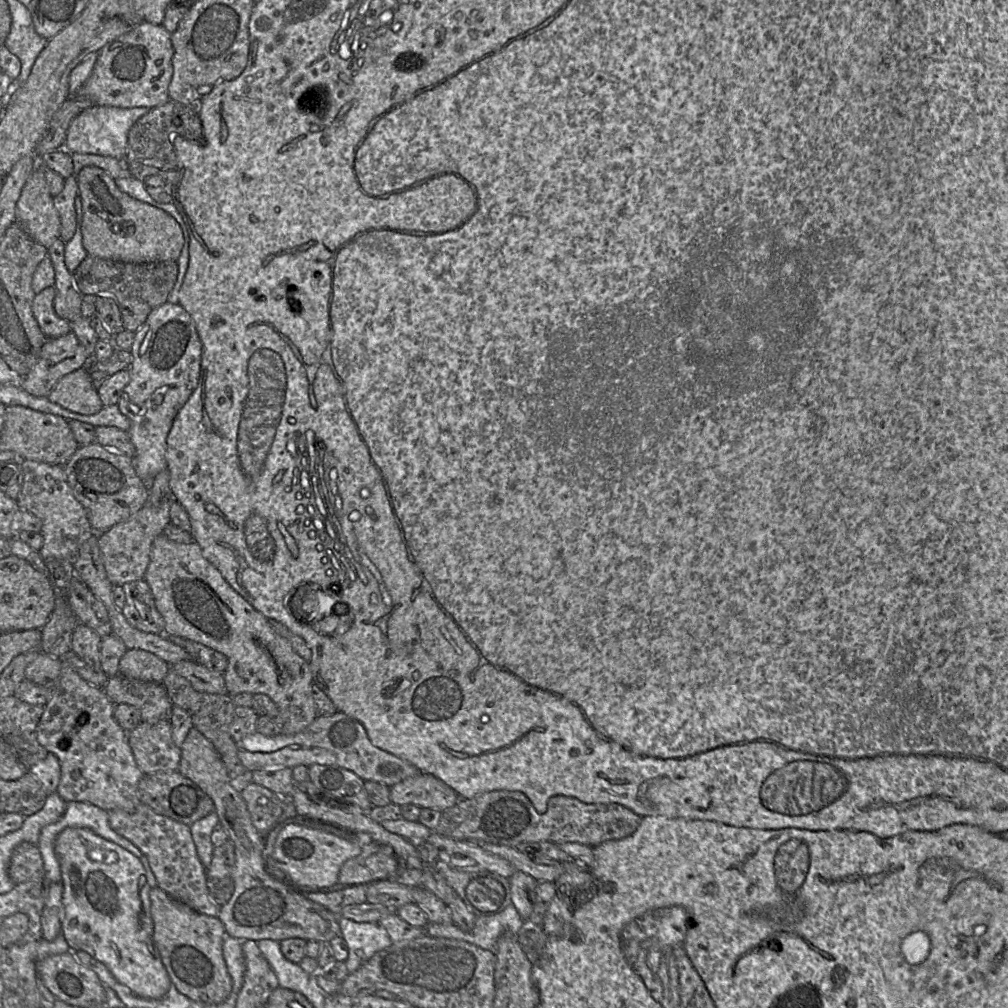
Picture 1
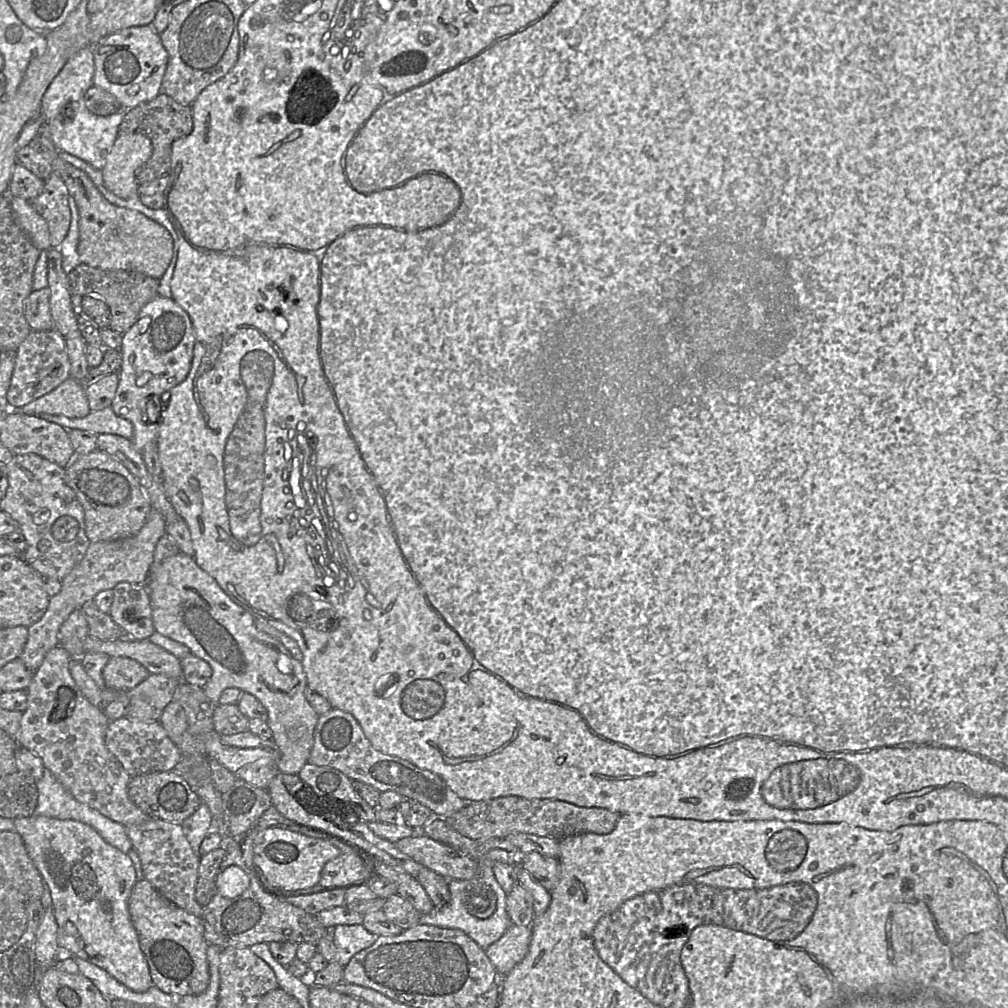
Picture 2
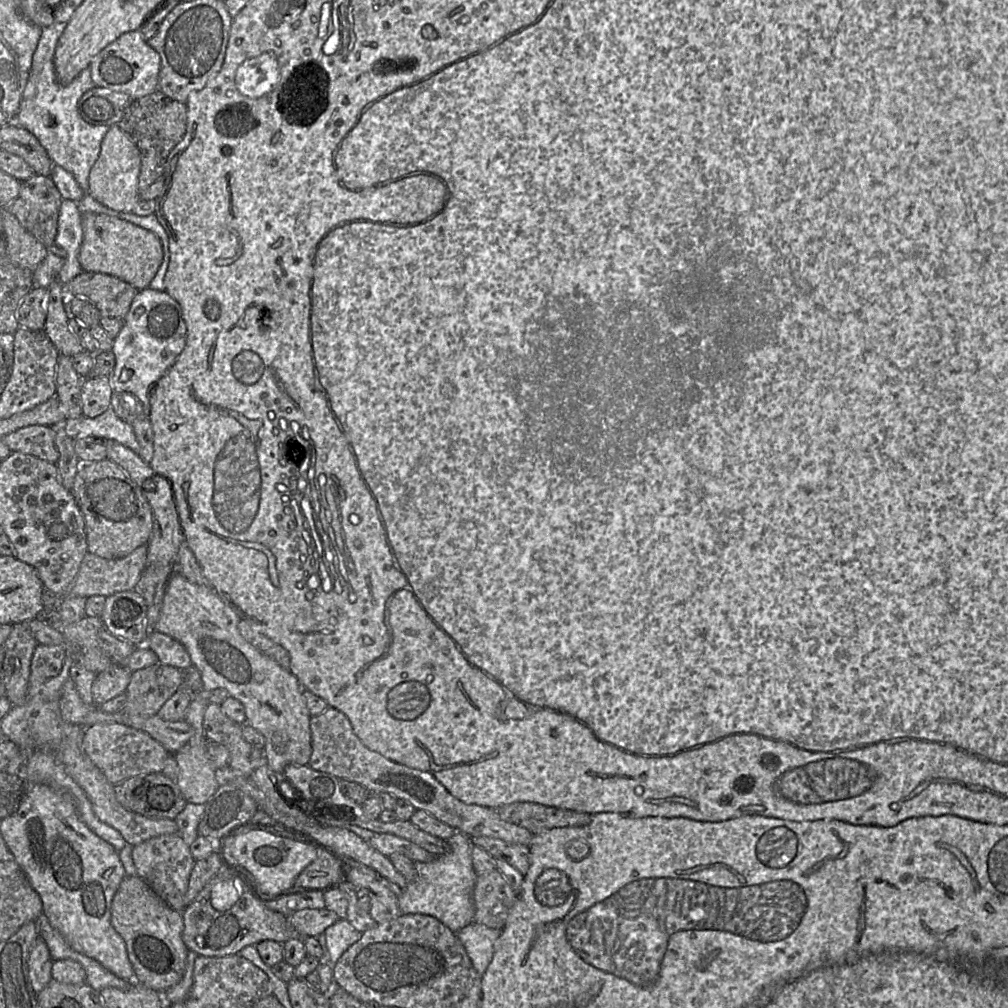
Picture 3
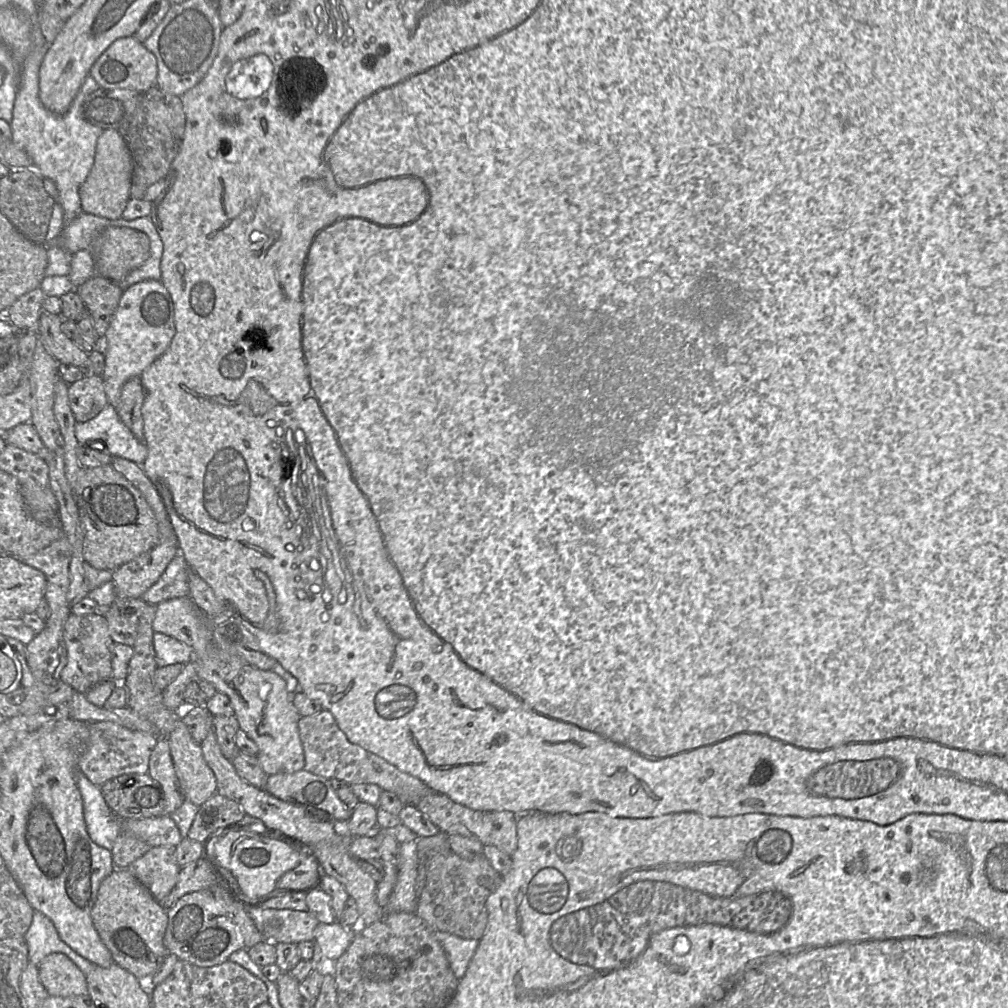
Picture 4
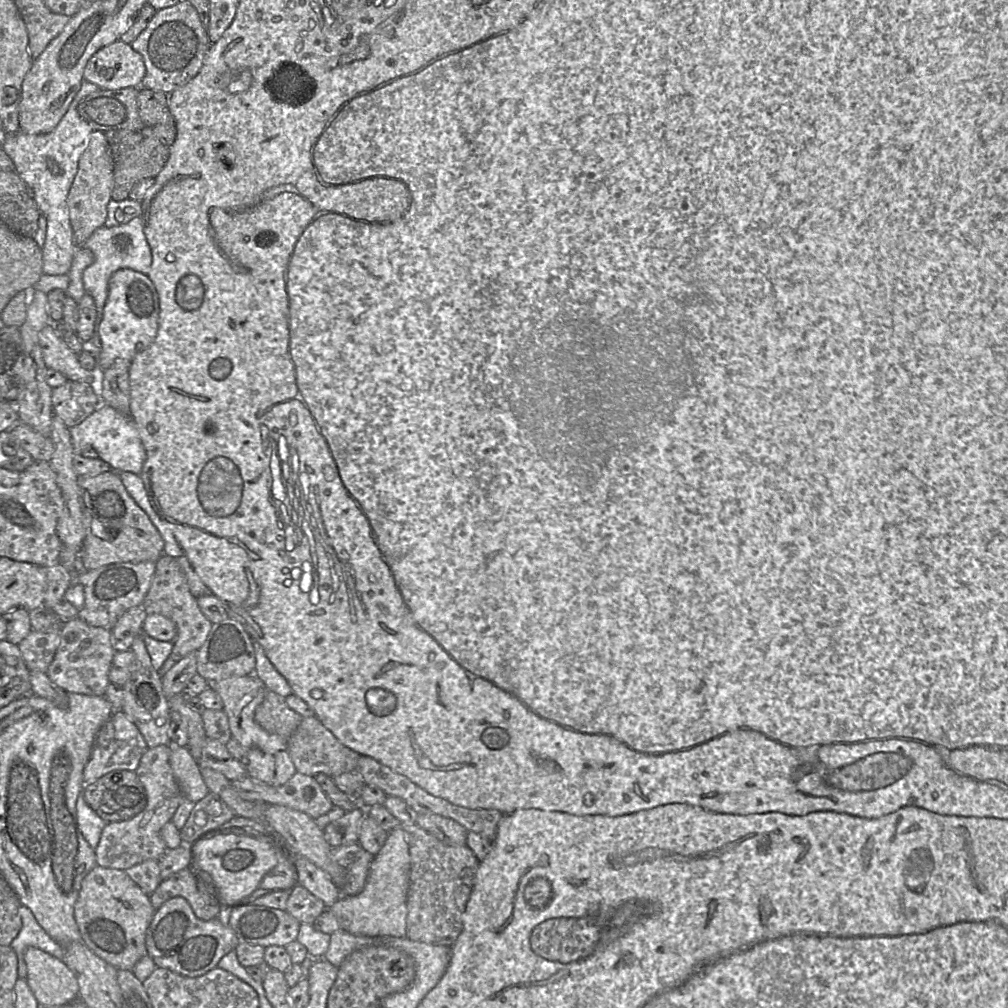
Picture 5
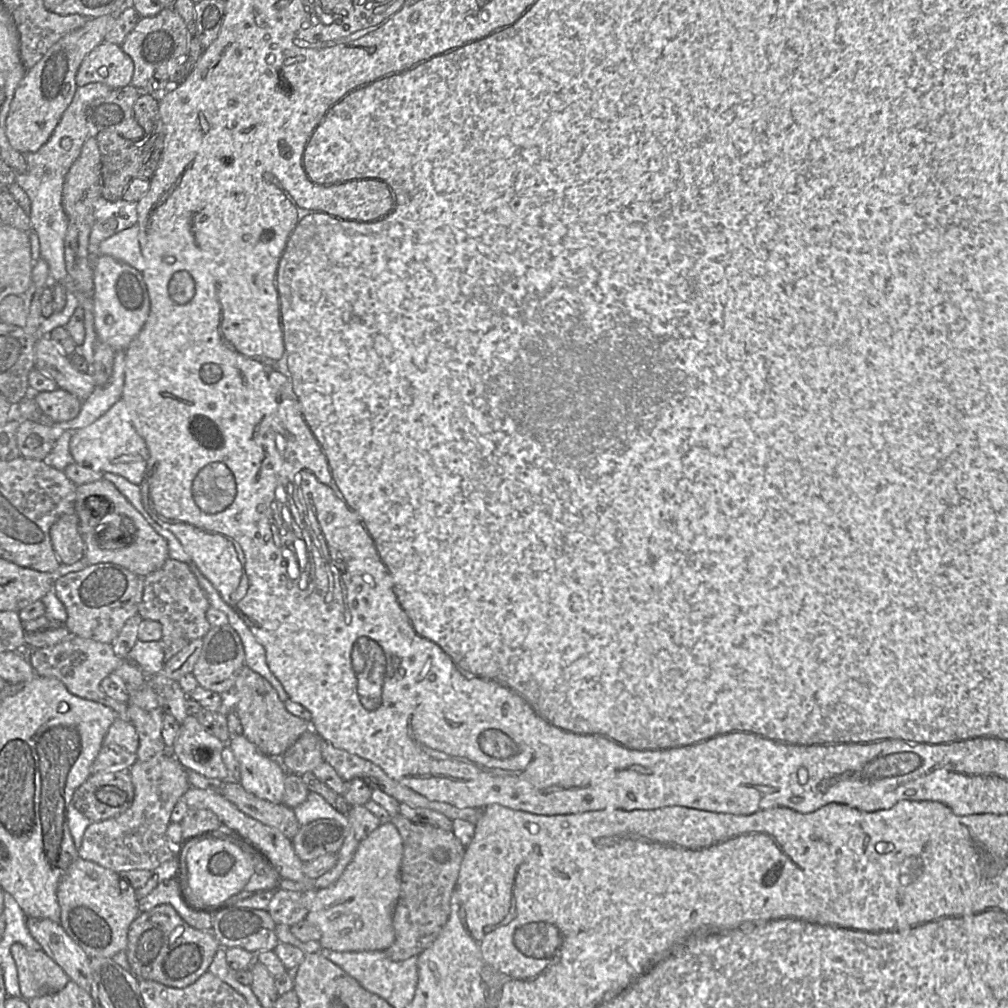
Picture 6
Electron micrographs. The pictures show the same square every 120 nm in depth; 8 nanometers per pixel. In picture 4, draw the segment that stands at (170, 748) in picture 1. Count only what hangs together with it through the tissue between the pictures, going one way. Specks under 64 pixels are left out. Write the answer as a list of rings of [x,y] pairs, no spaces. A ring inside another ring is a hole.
[[[94,722],[90,724],[90,735],[79,758],[78,770],[99,787],[123,774],[145,774],[148,772],[149,758],[157,742],[158,738],[153,735],[130,730],[114,722]]]

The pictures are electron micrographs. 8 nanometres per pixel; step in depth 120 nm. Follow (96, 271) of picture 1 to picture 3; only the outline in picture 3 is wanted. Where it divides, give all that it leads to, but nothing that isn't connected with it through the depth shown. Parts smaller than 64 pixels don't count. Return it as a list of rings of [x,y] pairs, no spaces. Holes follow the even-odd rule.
[[[82,271],[65,286],[66,294],[91,300],[97,307],[99,324],[112,338],[116,338],[138,289],[106,273]]]

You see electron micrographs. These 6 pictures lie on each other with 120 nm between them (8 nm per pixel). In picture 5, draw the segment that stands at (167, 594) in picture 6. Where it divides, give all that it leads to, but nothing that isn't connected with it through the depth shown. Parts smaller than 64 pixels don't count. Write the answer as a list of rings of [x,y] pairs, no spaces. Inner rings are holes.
[[[162,554],[156,561],[155,572],[150,588],[142,603],[147,614],[160,614],[169,618],[176,626],[171,654],[158,670],[163,677],[178,661],[192,651],[197,651],[205,642],[212,623],[205,617],[198,606],[197,598],[190,592],[186,576],[177,559]]]

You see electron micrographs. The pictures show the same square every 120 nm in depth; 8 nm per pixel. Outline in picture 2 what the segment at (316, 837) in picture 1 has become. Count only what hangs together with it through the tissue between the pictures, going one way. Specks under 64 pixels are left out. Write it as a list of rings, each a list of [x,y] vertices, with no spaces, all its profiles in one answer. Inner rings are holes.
[[[269,827],[259,832],[254,840],[253,862],[271,885],[285,892],[293,892],[316,886],[324,865],[340,854],[340,849],[326,840]]]

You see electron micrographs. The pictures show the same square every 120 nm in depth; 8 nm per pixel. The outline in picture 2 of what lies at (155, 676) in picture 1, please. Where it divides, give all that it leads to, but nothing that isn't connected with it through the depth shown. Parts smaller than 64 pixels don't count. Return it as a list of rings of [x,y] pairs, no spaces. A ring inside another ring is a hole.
[[[112,657],[103,669],[105,687],[128,692],[142,681],[150,672],[138,661],[127,657]]]

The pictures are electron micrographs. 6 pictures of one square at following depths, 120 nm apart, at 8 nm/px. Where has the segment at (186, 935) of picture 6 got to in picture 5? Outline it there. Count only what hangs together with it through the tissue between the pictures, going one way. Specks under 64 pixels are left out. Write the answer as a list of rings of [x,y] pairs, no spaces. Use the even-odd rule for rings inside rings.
[[[183,897],[169,899],[156,909],[146,931],[147,955],[157,968],[166,968],[186,977],[199,977],[216,968],[222,957],[235,950],[238,944],[228,925],[218,918],[209,921],[199,919]]]

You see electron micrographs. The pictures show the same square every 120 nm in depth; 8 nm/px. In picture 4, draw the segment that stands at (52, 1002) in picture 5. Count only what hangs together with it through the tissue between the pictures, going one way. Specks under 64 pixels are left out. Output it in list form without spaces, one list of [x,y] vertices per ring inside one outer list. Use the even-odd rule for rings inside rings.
[[[51,953],[39,964],[39,978],[48,995],[70,997],[87,994],[86,975],[65,954]]]

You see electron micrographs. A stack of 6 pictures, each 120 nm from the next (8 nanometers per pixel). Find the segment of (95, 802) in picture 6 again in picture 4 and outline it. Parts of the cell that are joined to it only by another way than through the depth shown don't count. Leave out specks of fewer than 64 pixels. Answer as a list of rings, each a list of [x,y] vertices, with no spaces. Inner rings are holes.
[[[147,773],[117,776],[103,783],[100,790],[107,806],[119,819],[163,816],[163,789]]]

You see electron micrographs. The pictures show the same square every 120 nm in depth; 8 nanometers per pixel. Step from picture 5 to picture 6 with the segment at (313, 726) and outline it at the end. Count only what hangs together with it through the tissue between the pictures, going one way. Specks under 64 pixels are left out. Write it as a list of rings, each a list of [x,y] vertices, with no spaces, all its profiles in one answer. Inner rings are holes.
[[[312,728],[301,736],[281,755],[281,765],[286,772],[303,775],[312,772],[324,762],[321,741],[322,739]]]

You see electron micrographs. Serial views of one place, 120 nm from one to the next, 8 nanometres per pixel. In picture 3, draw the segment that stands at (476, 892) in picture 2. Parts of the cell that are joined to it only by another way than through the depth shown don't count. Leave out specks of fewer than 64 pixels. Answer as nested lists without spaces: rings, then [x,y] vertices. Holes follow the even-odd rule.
[[[455,832],[445,840],[447,850],[430,862],[415,862],[416,875],[407,883],[405,890],[398,896],[398,906],[404,914],[421,914],[436,918],[454,933],[474,923],[474,888],[476,873],[471,850],[474,846],[470,837]]]

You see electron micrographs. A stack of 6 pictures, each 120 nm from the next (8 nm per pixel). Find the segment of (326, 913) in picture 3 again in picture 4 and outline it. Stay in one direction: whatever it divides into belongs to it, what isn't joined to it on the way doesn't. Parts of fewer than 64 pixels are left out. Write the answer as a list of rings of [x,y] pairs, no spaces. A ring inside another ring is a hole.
[[[248,907],[248,915],[264,940],[273,944],[313,941],[314,930],[320,923],[310,912],[289,909]]]

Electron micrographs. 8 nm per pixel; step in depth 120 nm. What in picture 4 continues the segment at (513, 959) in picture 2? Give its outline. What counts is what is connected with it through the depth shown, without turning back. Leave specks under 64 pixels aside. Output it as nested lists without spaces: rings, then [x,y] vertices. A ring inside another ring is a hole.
[[[435,931],[436,939],[441,943],[449,965],[456,978],[461,979],[479,945],[477,939],[463,939],[453,934]]]

